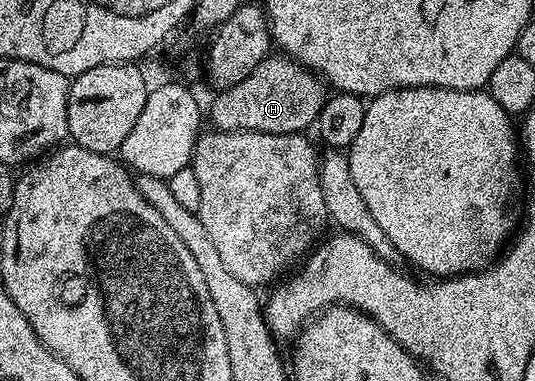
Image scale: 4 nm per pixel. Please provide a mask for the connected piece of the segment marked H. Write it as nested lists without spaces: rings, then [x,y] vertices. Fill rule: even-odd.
[[[270,56],[260,62],[247,76],[231,88],[214,93],[213,103],[207,106],[207,118],[219,130],[254,130],[268,134],[300,134],[308,131],[316,123],[319,112],[327,97],[327,86],[312,70],[301,65],[295,58],[288,56]]]

